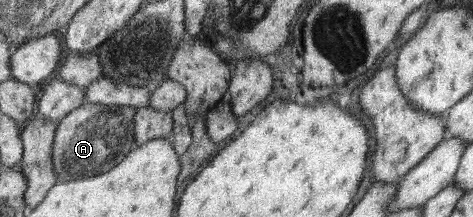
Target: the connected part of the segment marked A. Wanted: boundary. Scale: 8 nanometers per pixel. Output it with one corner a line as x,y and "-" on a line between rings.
86,101
59,122
54,142
54,163
60,181
109,172
135,149
135,115
138,108

